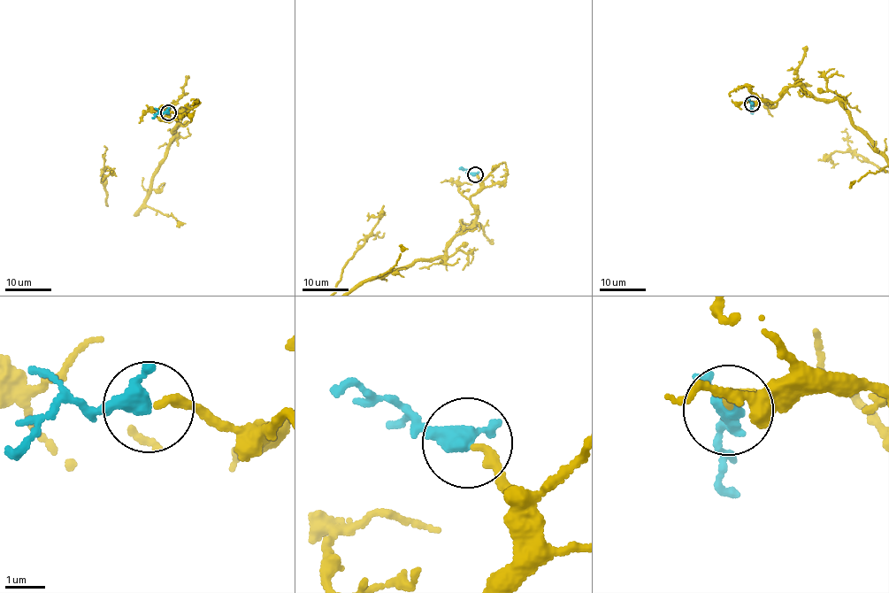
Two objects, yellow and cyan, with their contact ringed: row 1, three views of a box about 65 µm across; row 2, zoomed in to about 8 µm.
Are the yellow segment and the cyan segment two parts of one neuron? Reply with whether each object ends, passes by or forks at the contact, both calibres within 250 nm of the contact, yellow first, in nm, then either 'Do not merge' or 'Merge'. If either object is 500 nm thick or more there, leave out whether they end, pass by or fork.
At the ring yellow ends. At the ring cyan passes by. Thickness 240 nm (yellow) against 360 nm. Merge

